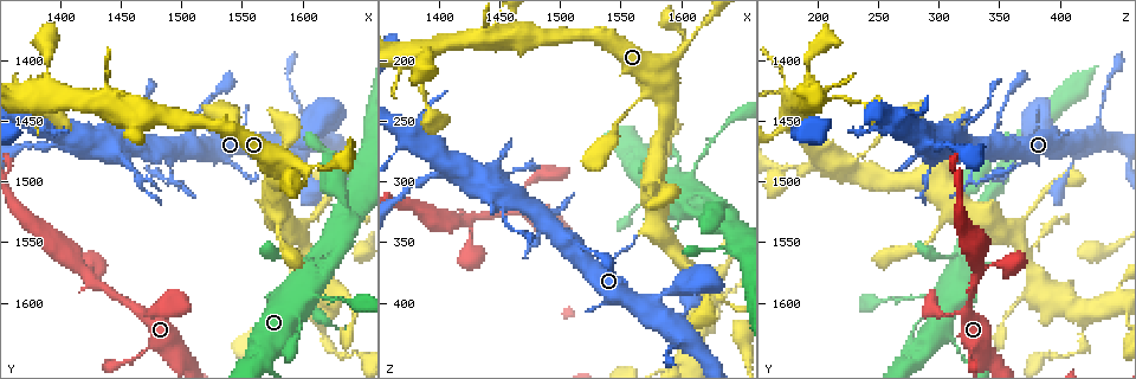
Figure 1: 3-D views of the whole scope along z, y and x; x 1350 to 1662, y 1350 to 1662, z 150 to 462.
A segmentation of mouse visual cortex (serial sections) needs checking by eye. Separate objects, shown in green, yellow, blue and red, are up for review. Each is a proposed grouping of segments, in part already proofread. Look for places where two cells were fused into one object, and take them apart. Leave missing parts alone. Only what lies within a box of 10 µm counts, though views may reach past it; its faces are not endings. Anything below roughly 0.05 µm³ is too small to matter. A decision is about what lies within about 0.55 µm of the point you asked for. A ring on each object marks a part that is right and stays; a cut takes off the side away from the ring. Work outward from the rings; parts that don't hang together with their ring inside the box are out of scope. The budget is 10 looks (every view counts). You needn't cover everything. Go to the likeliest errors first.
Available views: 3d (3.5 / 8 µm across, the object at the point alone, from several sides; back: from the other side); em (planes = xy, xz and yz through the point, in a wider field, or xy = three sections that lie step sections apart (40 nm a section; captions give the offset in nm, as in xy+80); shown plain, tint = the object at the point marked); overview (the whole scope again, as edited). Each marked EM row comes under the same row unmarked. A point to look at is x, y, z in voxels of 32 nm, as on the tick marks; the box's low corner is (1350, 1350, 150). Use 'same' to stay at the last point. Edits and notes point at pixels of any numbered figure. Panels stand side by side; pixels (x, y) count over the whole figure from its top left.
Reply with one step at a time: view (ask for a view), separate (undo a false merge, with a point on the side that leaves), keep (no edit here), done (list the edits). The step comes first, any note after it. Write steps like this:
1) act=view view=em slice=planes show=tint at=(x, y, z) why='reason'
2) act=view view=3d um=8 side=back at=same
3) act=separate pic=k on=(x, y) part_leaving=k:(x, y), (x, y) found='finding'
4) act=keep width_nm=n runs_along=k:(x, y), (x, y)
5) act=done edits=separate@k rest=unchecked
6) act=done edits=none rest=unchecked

act=view view=3d um=8 side=back at=(1622, 1640, 416) why='abrupt turn'

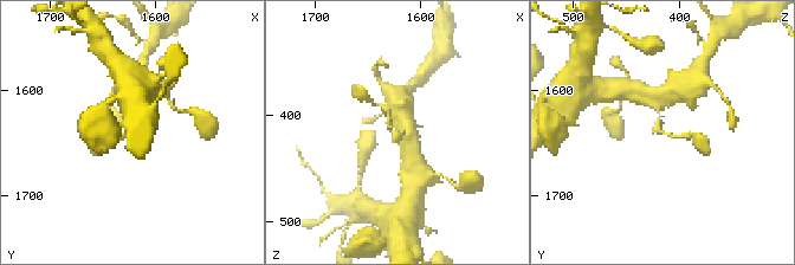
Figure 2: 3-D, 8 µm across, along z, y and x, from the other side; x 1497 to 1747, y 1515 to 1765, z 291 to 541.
act=view view=3d um=3.5 at=same why='zoom in'

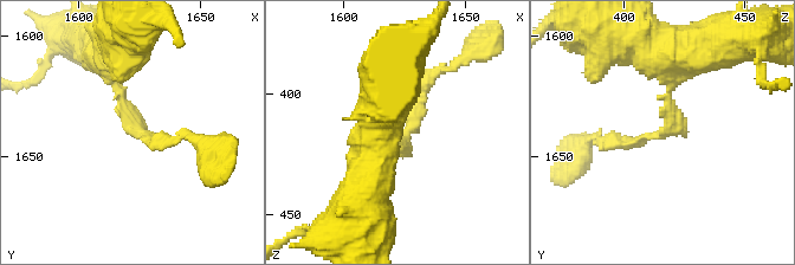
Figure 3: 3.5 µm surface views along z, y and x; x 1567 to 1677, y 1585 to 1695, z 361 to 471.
act=view view=em slice=xy step=5 show=tint at=(1624, 1641, 419) arm_widths_nm=150,200

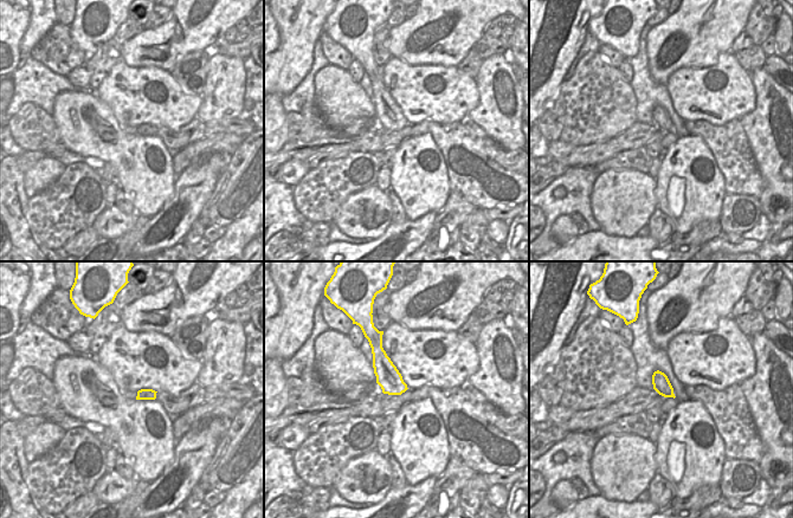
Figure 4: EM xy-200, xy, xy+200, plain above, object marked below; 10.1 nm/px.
act=separate pic=3 on=(619, 140) width_nm=240 part_leaving=3:(658, 136), (592, 136), (582, 150) found='a second cell is stuck on'

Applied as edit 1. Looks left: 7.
act=view view=3d um=3.5 at=(1606, 1592, 304) why='sharp bend'

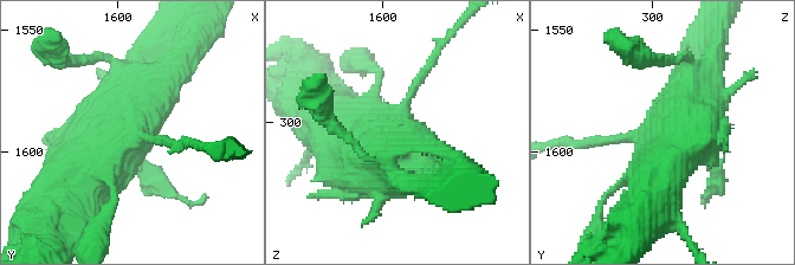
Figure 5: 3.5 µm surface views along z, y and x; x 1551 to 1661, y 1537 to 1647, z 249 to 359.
act=view view=em slice=xy step=2 show=tint at=(1605, 1593, 303) why='now the EM'

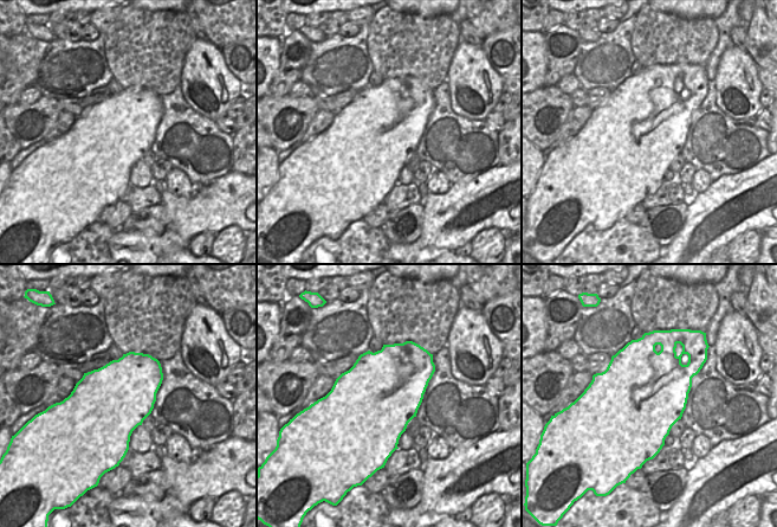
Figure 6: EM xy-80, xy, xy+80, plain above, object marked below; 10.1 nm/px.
act=keep width_nm=850 runs_along=5:(59, 191), (139, 71) found='one cell here'

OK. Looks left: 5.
act=view view=3d um=8 at=(1566, 1640, 318) why='a narrow waist'

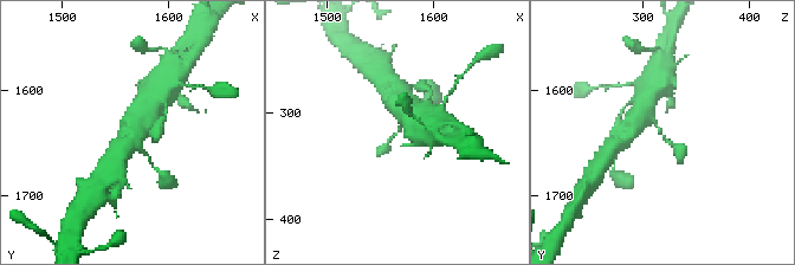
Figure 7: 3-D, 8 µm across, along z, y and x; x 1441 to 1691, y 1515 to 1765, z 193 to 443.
act=view view=em slice=xy step=5 show=tint at=same arm_widths_nm=150,450 why='shape alone is not enough'

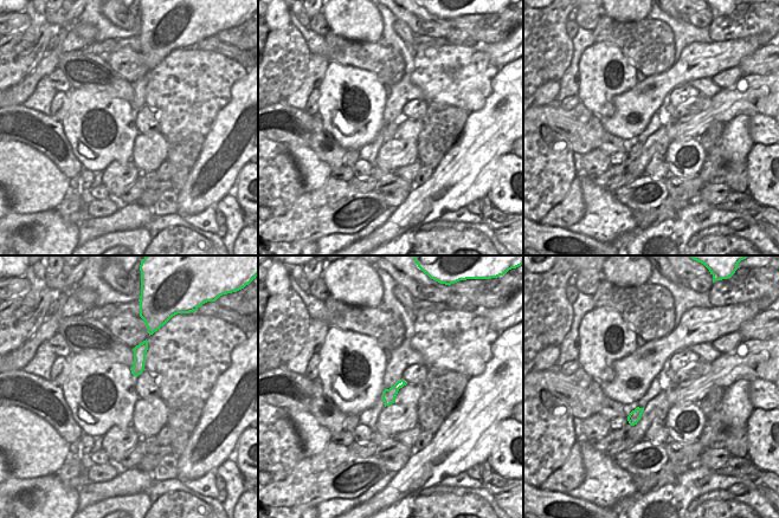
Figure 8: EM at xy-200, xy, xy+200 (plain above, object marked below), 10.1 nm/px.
act=keep runs_along=7:(644, 107), (660, 133), (684, 155) found='one cell here'

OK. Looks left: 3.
act=view view=3d um=3.5 side=back at=(1494, 1494, 326) why='thin neck'

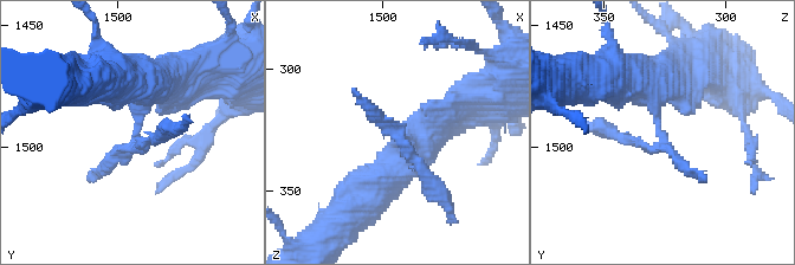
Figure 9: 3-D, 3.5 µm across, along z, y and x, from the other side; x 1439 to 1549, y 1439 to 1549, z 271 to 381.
act=view view=em slice=planes show=tint at=(1493, 1493, 327) why='shape alone is not enough'

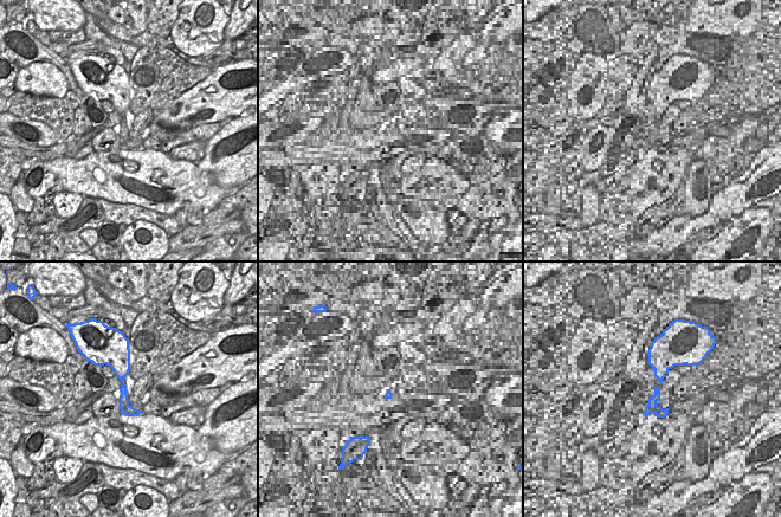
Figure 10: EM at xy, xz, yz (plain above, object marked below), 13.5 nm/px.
act=view view=em slice=xy step=5 show=tint at=same why='another direction'

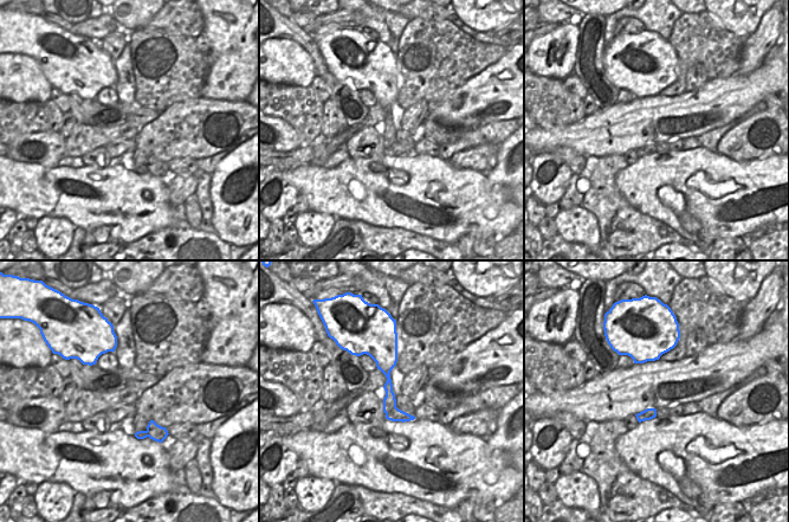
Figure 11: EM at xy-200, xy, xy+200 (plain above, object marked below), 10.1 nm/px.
act=separate pic=9 on=(682, 165) part_leaving=9:(399, 134), (450, 223) found='a second cell is stuck on'

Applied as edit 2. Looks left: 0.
act=done edits=separate@3,separate@9 rest=unchecked

